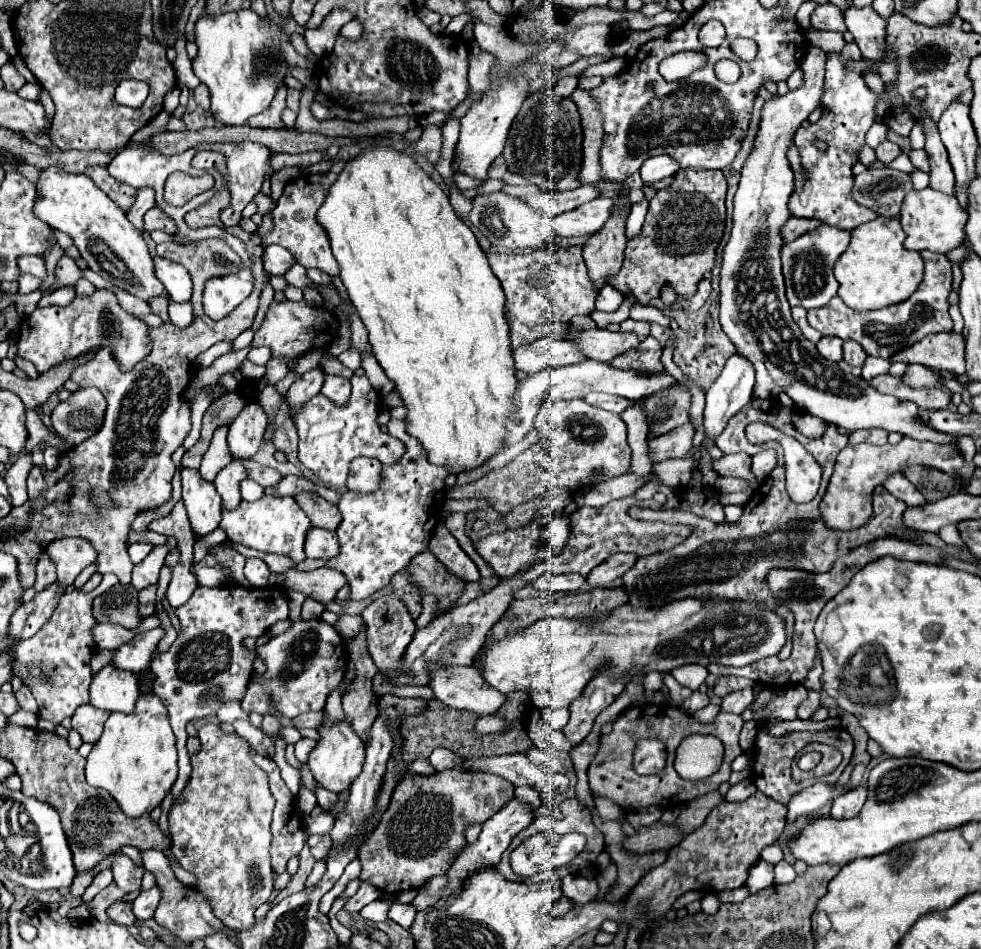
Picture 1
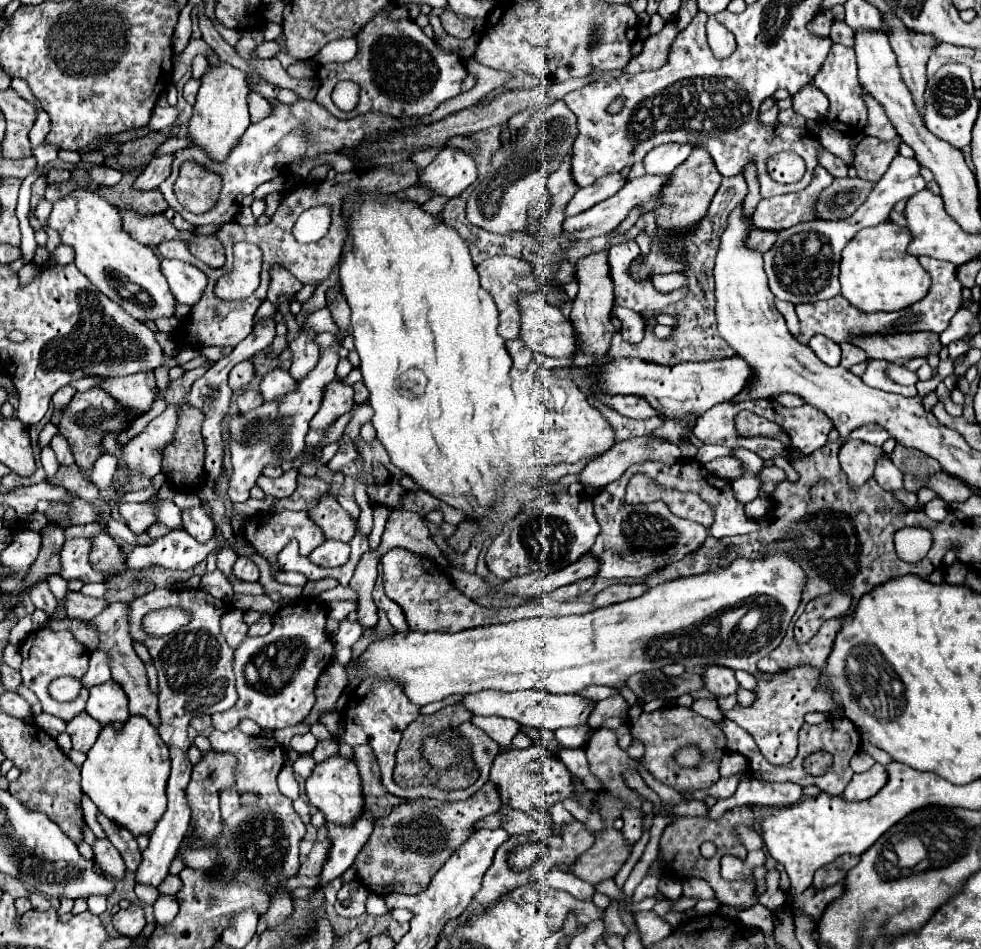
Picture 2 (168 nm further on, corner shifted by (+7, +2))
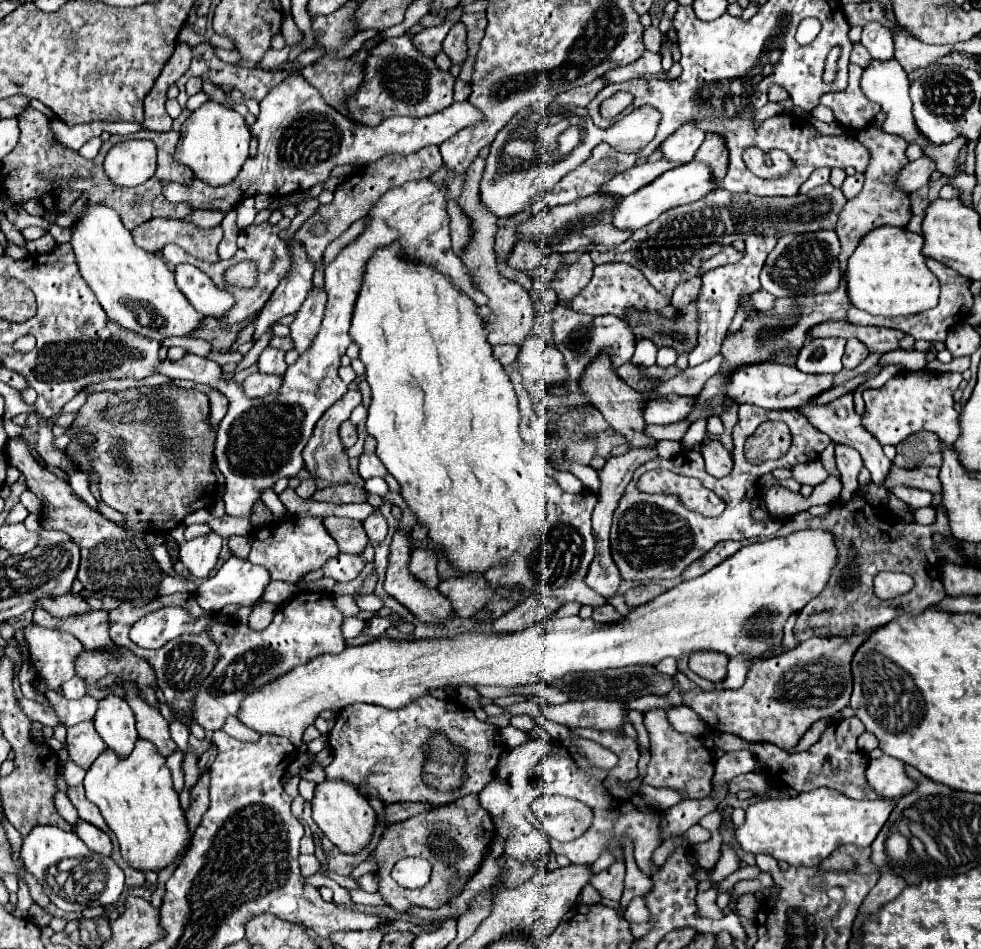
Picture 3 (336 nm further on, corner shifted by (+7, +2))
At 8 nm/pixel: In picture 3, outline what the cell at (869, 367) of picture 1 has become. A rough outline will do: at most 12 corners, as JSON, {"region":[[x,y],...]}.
{"region":[[900,371],[862,391],[880,445],[920,429],[960,437],[962,375]]}

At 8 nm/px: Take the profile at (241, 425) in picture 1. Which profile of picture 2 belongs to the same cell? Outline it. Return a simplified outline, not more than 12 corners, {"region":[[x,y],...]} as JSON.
{"region":[[246,391],[238,397],[240,413],[262,405],[262,395]]}

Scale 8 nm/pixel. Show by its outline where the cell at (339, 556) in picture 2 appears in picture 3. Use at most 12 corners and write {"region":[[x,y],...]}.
{"region":[[336,555],[324,565],[334,581],[354,581],[364,569],[362,557]]}

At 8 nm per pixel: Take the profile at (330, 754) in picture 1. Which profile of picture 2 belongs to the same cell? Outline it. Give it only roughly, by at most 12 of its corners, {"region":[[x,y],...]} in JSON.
{"region":[[336,753],[306,779],[310,805],[348,825],[364,809],[354,759]]}

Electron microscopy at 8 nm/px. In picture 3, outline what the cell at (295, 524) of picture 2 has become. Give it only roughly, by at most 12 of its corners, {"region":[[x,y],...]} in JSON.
{"region":[[318,517],[256,531],[248,561],[300,581],[336,557]]}

